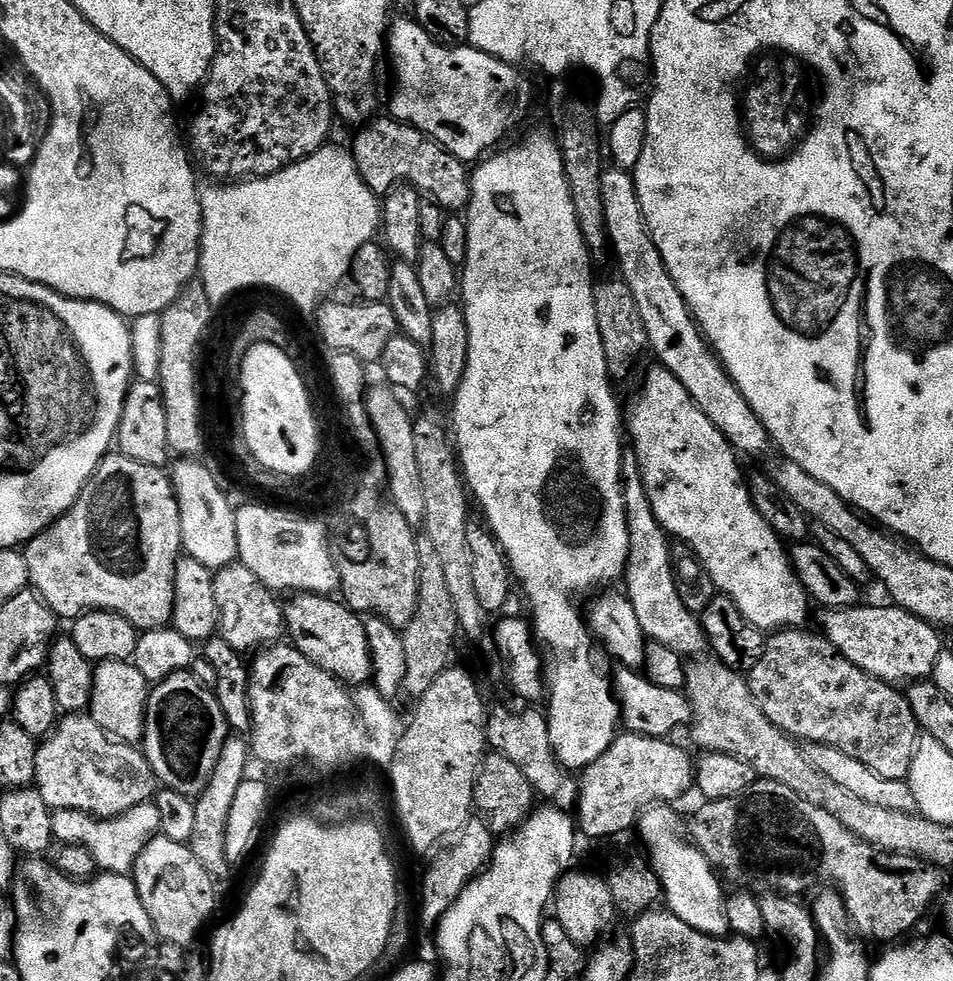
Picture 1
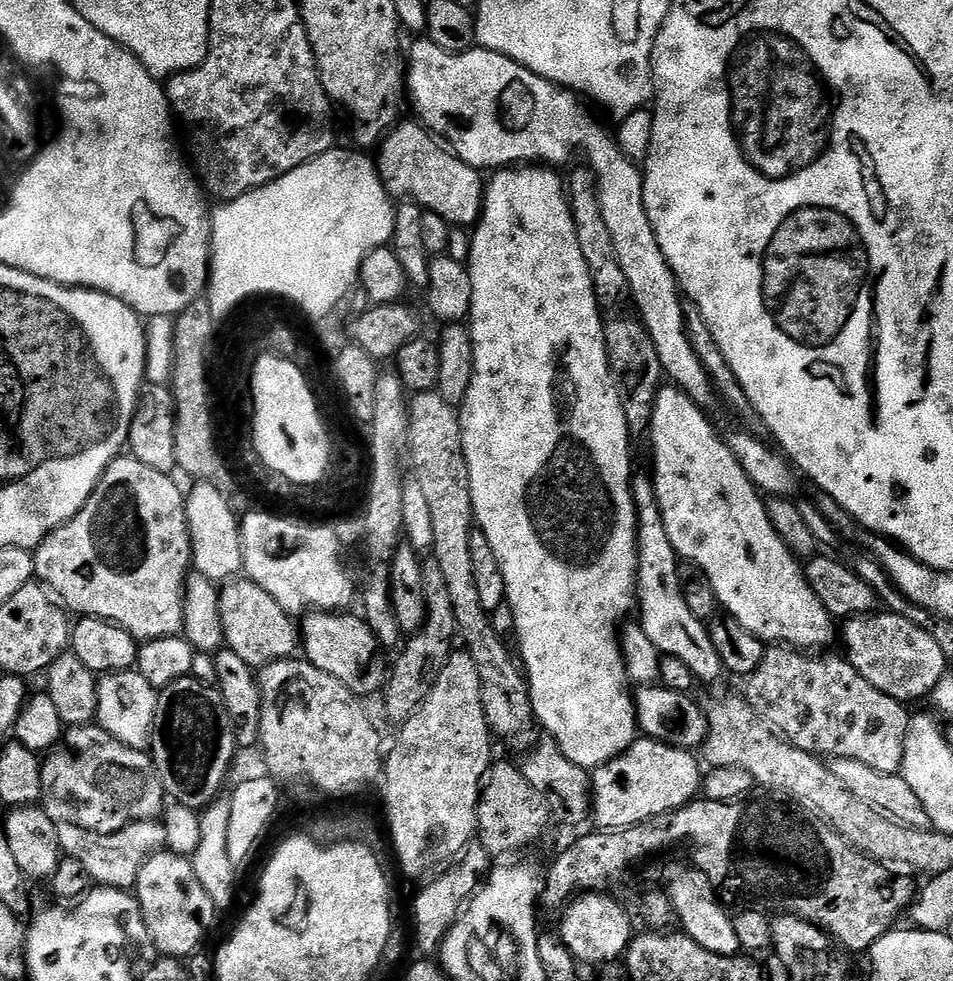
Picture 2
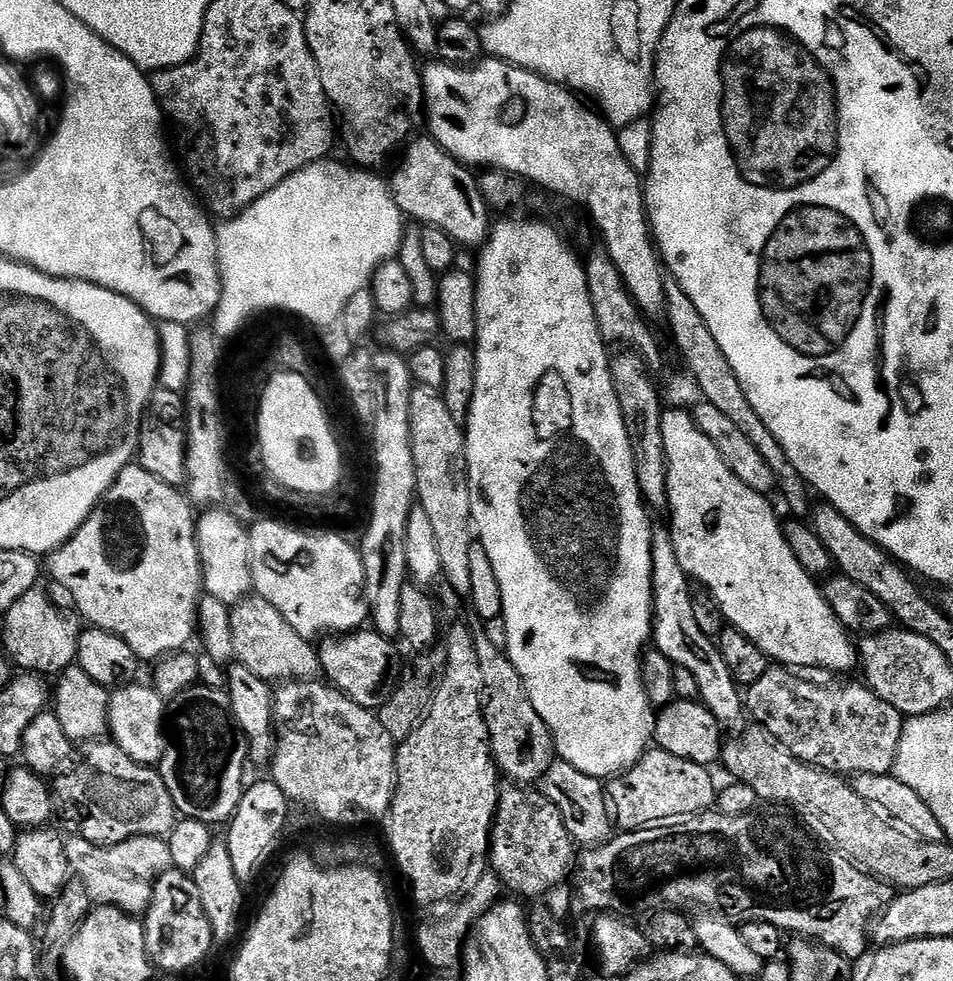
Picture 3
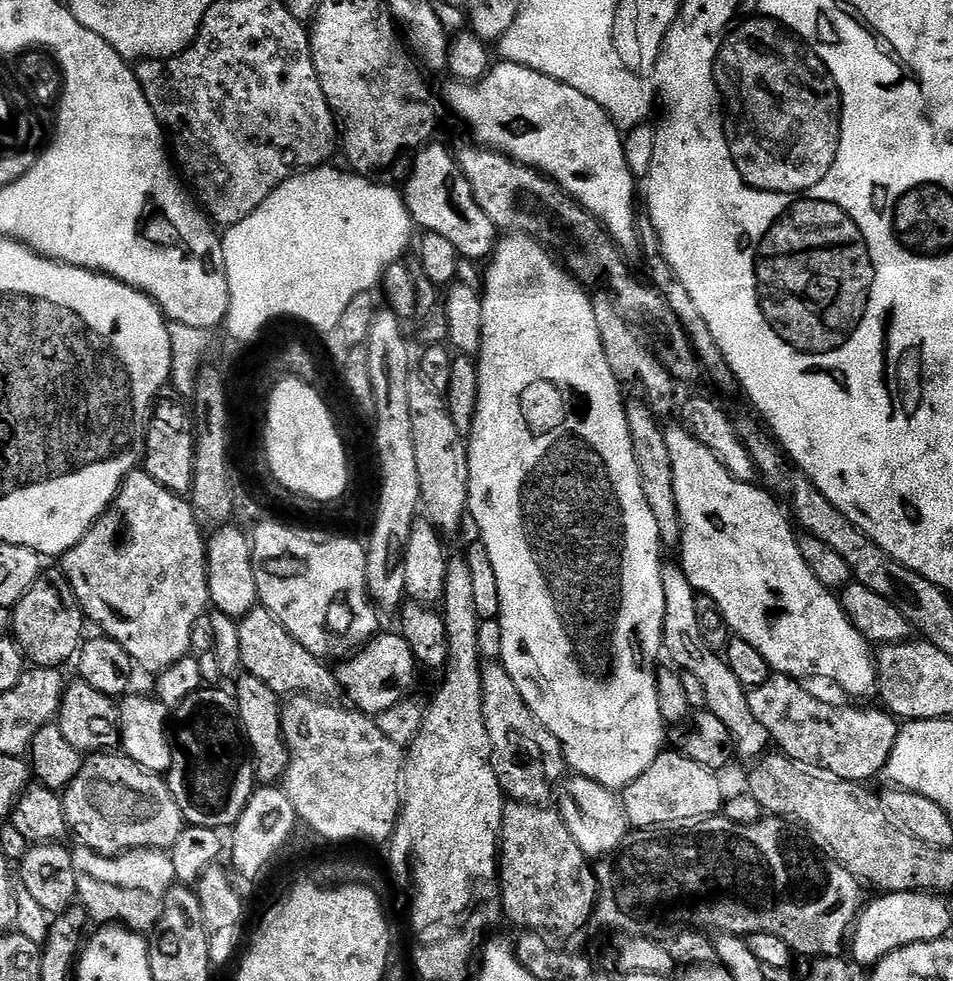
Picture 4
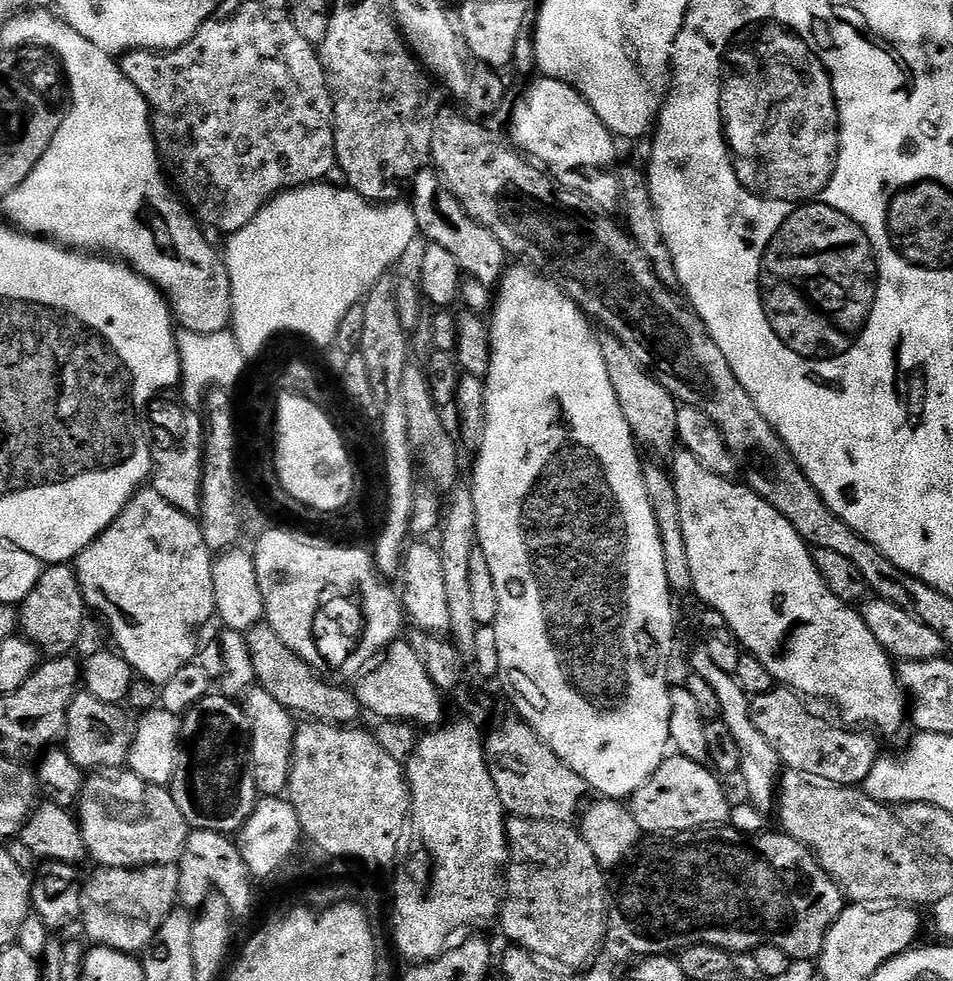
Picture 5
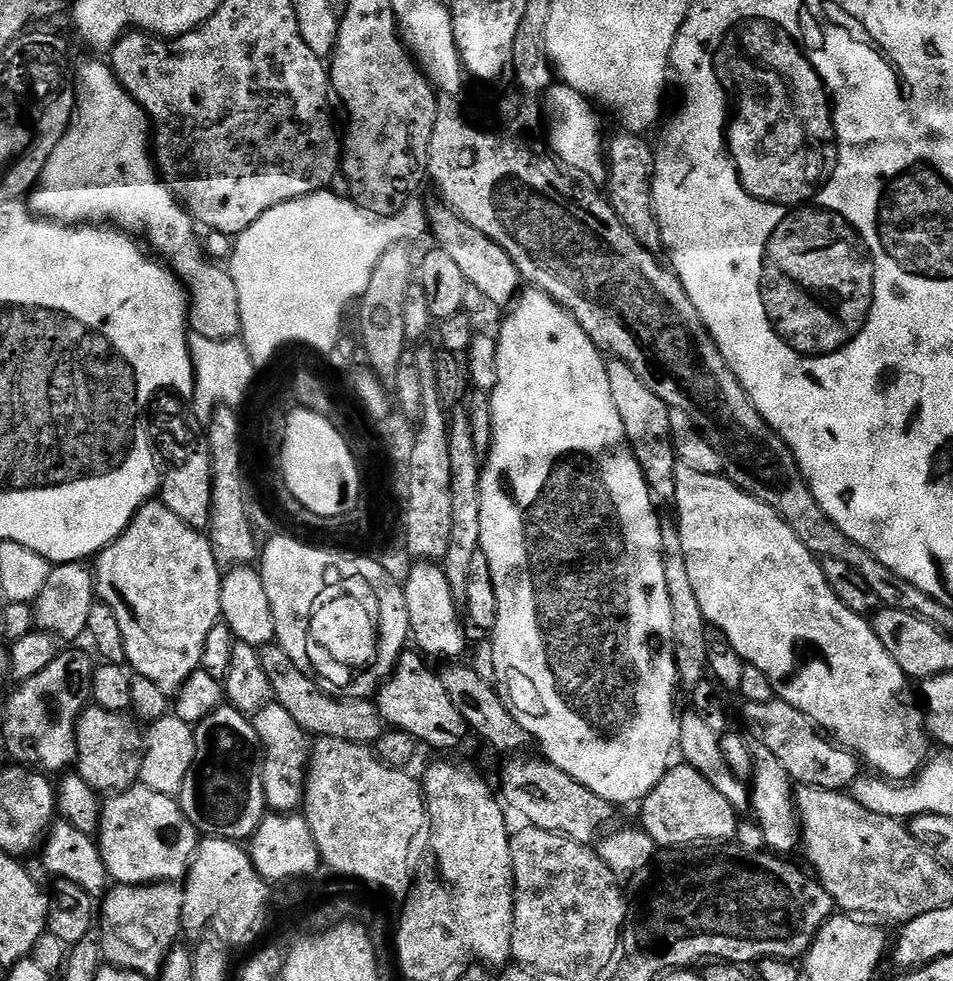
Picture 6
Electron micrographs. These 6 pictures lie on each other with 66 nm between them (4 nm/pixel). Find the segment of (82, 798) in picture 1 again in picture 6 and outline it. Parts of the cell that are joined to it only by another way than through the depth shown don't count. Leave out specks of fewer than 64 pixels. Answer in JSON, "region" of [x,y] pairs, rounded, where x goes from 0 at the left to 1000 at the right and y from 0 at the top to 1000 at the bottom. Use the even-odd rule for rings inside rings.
{"region":[[[140,801],[114,810],[105,826],[103,859],[107,879],[123,902],[174,901],[196,894],[197,882],[206,871],[208,849],[189,825],[188,814]]]}

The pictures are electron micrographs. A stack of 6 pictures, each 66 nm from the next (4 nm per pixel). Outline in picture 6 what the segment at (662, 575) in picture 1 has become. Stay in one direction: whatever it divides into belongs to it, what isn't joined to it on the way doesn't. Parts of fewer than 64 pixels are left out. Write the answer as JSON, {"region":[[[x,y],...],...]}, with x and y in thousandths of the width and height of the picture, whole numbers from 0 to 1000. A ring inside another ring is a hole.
{"region":[[[801,753],[785,754],[787,769],[789,770],[789,794],[787,796],[787,828],[792,840],[800,846],[802,862],[811,871],[831,871],[841,863],[839,838],[835,831],[835,818],[833,814],[832,788],[826,787],[812,773]]]}

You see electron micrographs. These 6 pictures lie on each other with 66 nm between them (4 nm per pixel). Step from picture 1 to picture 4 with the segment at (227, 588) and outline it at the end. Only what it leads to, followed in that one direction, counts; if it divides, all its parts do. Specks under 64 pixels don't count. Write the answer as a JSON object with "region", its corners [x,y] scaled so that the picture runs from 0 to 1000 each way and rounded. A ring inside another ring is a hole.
{"region":[[[276,618],[261,622],[251,629],[250,660],[254,663],[255,684],[283,699],[295,712],[322,709],[337,716],[353,716],[358,713],[359,702],[353,694],[353,686],[337,670],[325,667],[311,653],[293,632]]]}

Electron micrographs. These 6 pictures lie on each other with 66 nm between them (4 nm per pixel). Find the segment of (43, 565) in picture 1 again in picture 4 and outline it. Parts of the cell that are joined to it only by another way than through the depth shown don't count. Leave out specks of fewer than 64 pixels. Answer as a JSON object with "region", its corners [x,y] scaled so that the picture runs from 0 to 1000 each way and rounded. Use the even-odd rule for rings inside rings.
{"region":[[[150,479],[137,481],[130,492],[126,494],[122,501],[122,507],[118,509],[118,514],[108,524],[105,525],[100,532],[97,533],[97,539],[86,547],[72,563],[68,563],[65,568],[67,574],[67,587],[71,590],[75,607],[80,609],[84,619],[87,620],[89,629],[93,633],[97,632],[101,636],[105,636],[105,640],[112,651],[124,654],[124,659],[128,659],[128,663],[132,663],[132,667],[136,667],[140,678],[144,682],[152,681],[158,687],[167,687],[173,685],[178,679],[183,679],[183,675],[187,675],[195,668],[198,668],[201,656],[201,643],[206,640],[206,635],[215,628],[220,620],[220,609],[218,607],[218,564],[216,562],[216,546],[210,537],[210,533],[206,531],[205,524],[201,523],[201,515],[196,509],[184,502],[177,501],[176,497],[170,496],[166,491],[162,491],[162,487],[157,487],[157,483]]]}

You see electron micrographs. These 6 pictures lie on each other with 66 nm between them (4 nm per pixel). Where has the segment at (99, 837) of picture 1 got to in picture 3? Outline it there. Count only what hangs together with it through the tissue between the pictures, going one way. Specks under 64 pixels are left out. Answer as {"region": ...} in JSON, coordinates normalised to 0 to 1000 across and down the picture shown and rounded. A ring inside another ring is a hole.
{"region":[[[76,850],[67,857],[67,870],[79,896],[88,900],[102,923],[127,926],[142,935],[155,929],[164,896],[180,884],[178,862],[175,855],[167,852],[142,852],[114,864],[104,864]]]}

